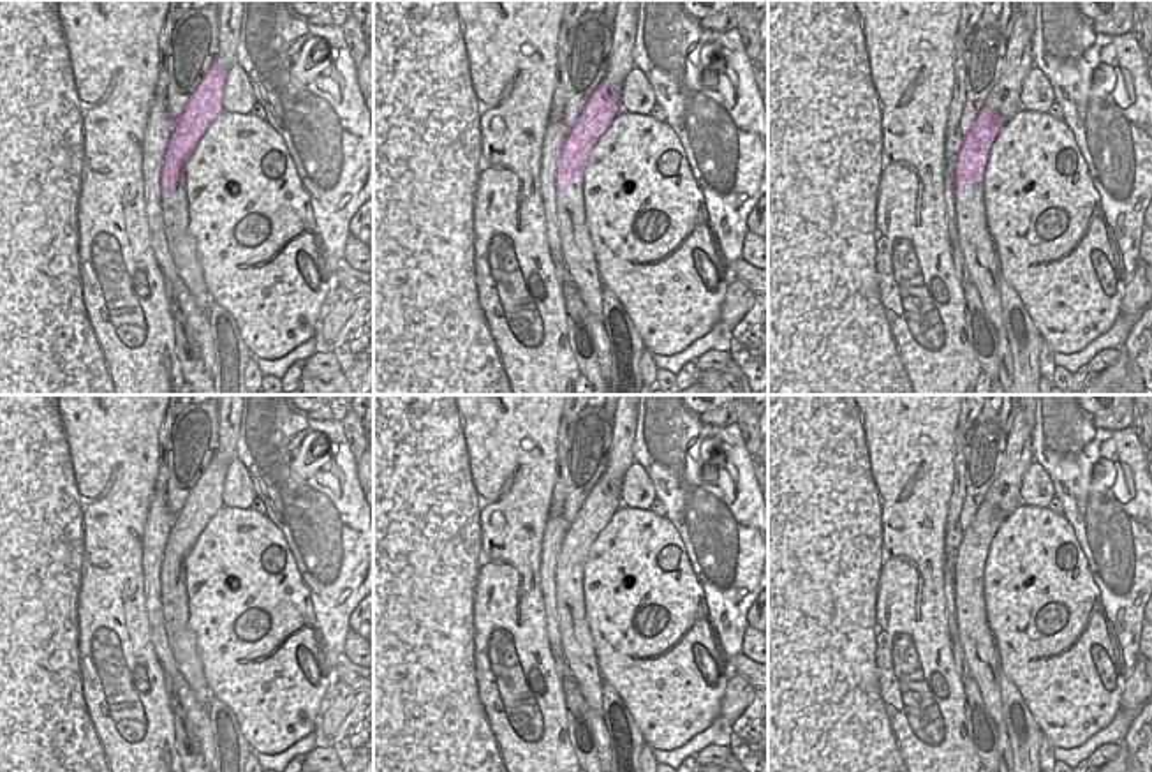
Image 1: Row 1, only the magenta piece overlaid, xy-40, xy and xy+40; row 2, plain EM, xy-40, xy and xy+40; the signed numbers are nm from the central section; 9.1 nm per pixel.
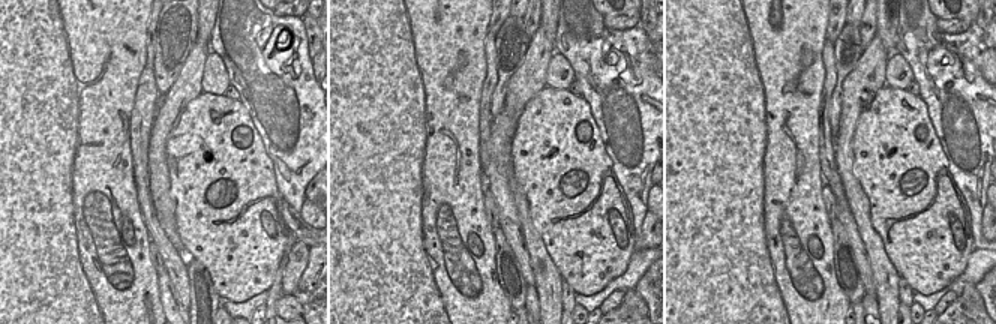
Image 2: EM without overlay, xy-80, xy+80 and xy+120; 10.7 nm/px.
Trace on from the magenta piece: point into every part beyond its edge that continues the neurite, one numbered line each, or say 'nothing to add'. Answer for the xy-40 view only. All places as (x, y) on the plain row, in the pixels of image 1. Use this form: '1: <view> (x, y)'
1: xy-40 (185, 653)

